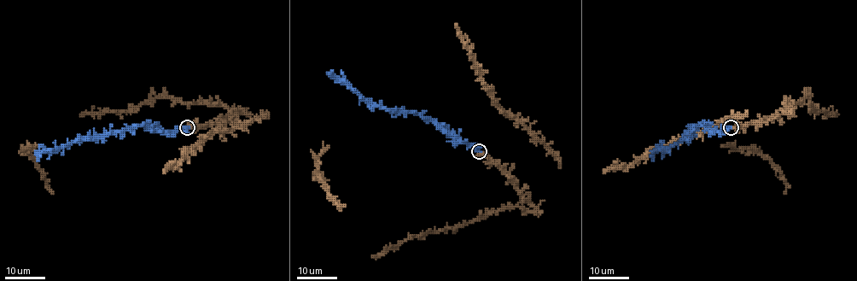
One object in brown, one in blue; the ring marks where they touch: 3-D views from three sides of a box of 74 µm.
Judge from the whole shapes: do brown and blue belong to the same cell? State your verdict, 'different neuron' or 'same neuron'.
same neuron

